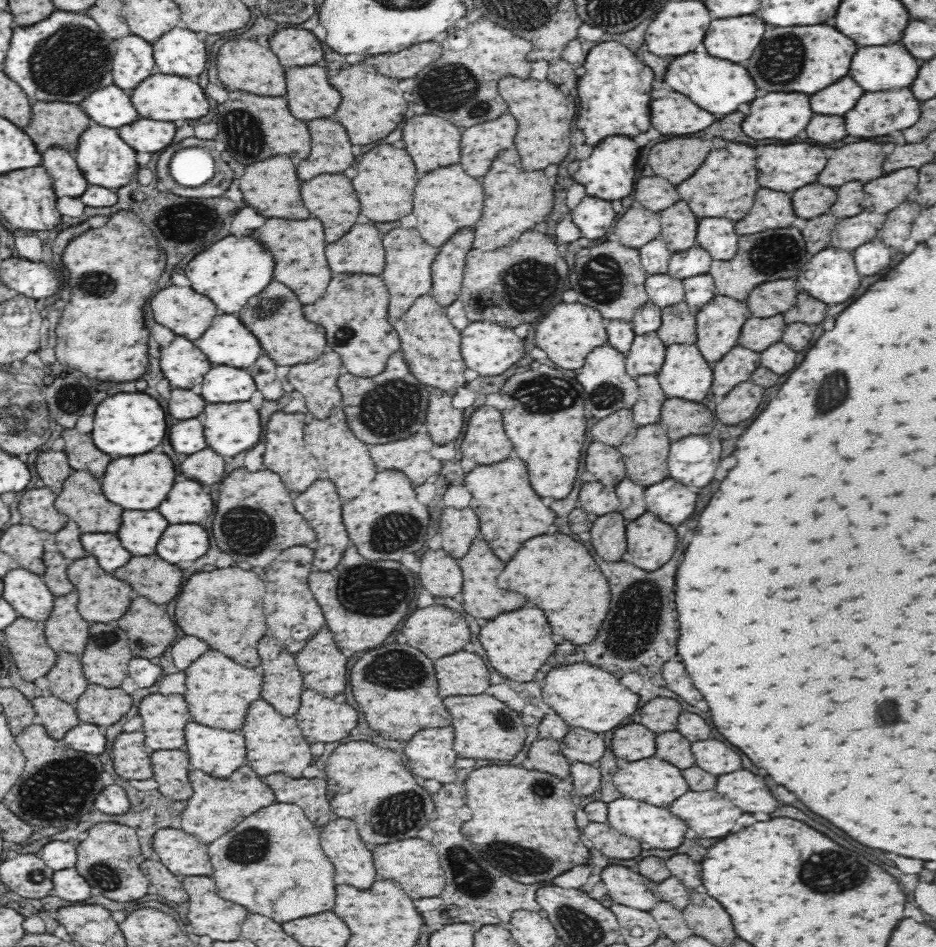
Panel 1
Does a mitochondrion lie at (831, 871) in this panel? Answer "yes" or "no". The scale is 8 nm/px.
yes

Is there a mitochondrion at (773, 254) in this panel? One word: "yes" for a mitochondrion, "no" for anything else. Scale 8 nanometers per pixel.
yes

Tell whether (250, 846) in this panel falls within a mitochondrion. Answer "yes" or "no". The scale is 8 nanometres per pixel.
yes

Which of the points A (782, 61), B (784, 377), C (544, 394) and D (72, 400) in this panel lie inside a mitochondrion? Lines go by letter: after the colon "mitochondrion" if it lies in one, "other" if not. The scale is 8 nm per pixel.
A: mitochondrion
B: other
C: mitochondrion
D: mitochondrion

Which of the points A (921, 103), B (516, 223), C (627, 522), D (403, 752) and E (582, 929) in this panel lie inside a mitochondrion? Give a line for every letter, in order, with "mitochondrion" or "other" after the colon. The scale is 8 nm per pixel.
A: other
B: other
C: other
D: other
E: mitochondrion

